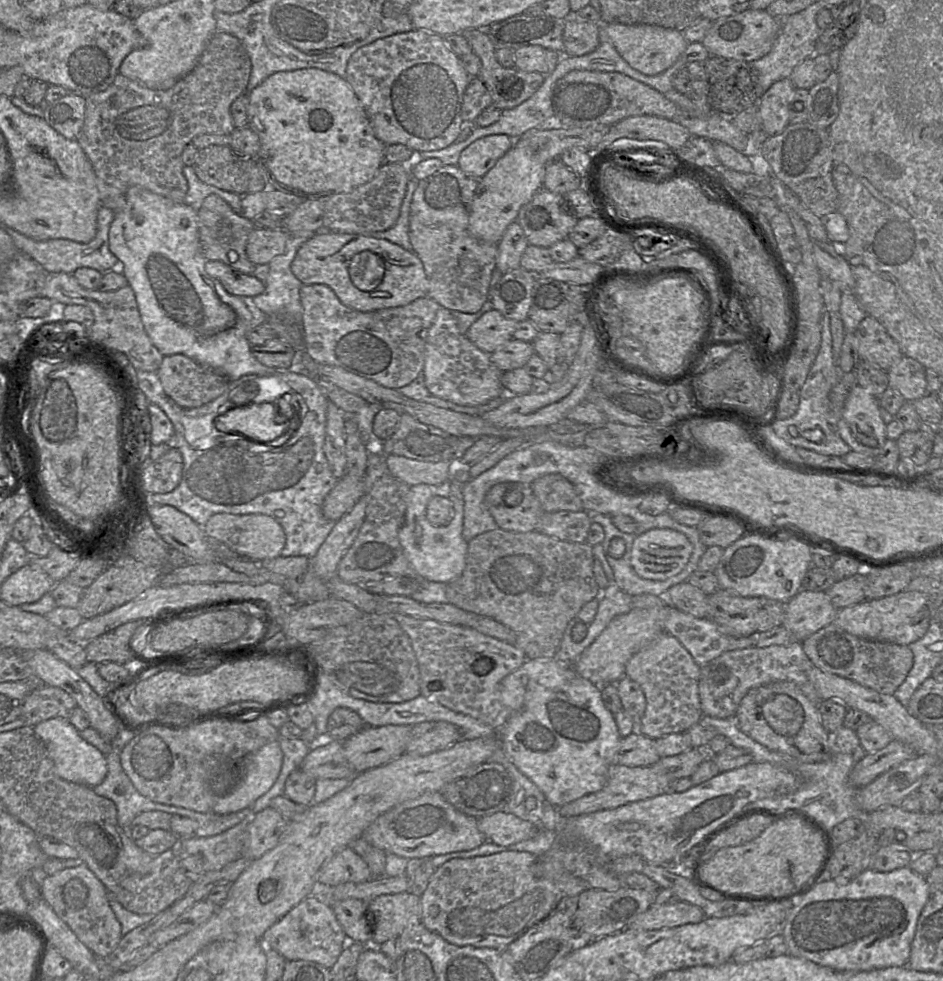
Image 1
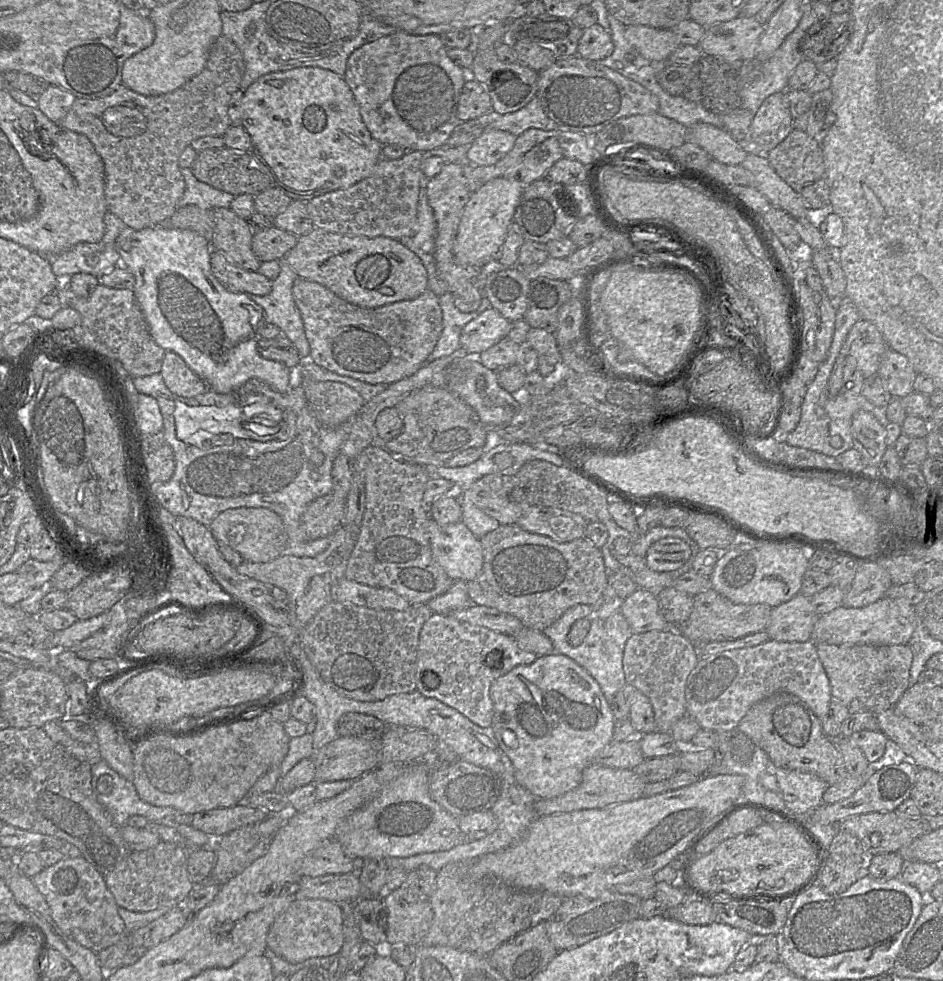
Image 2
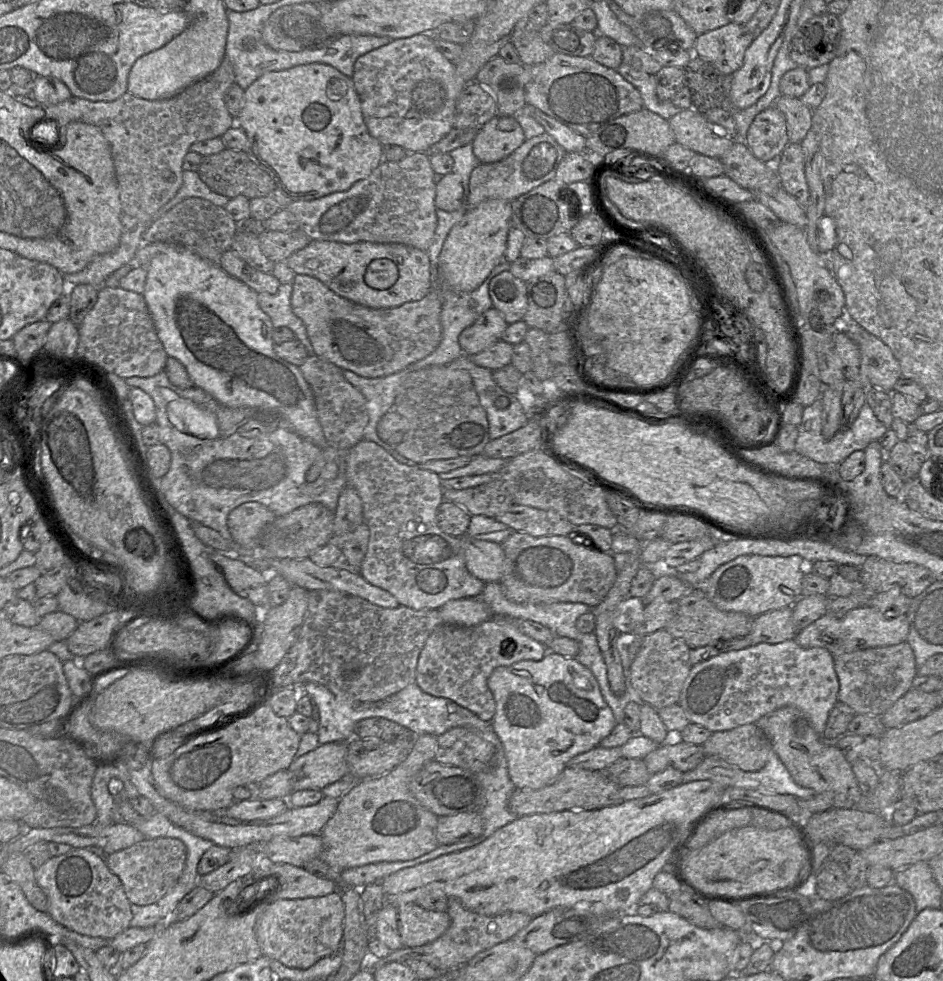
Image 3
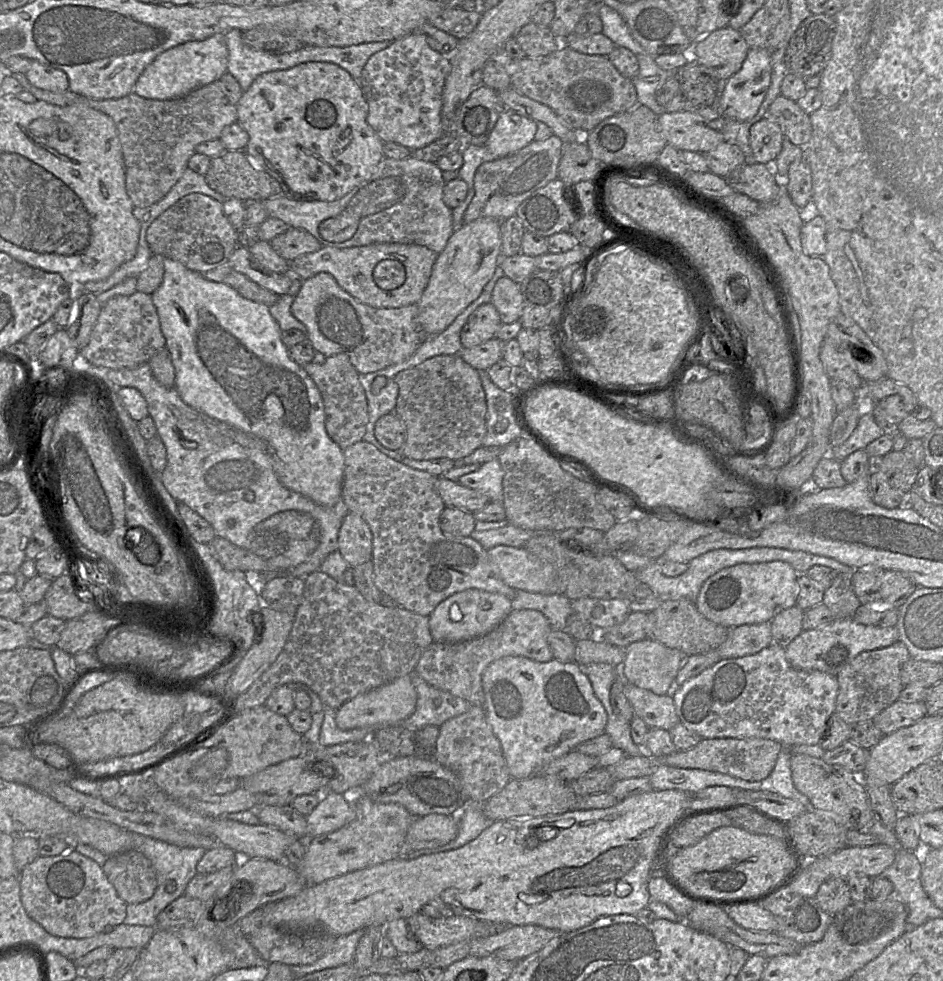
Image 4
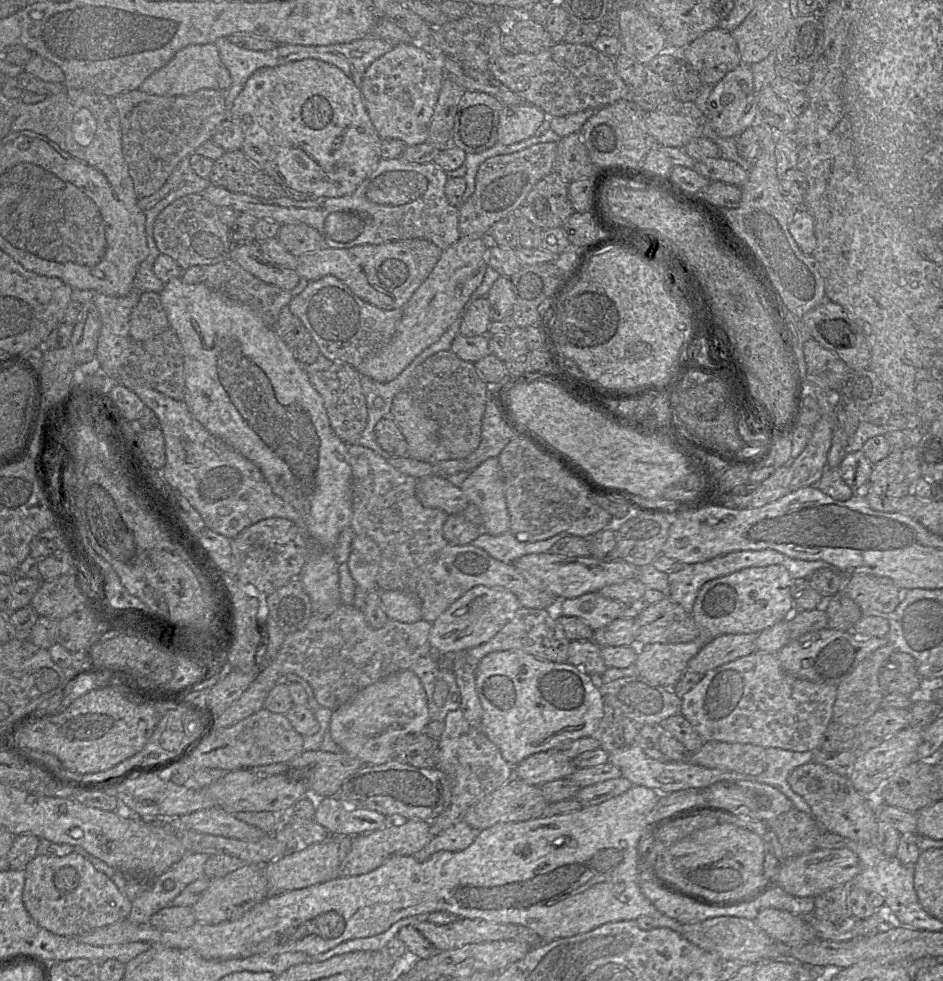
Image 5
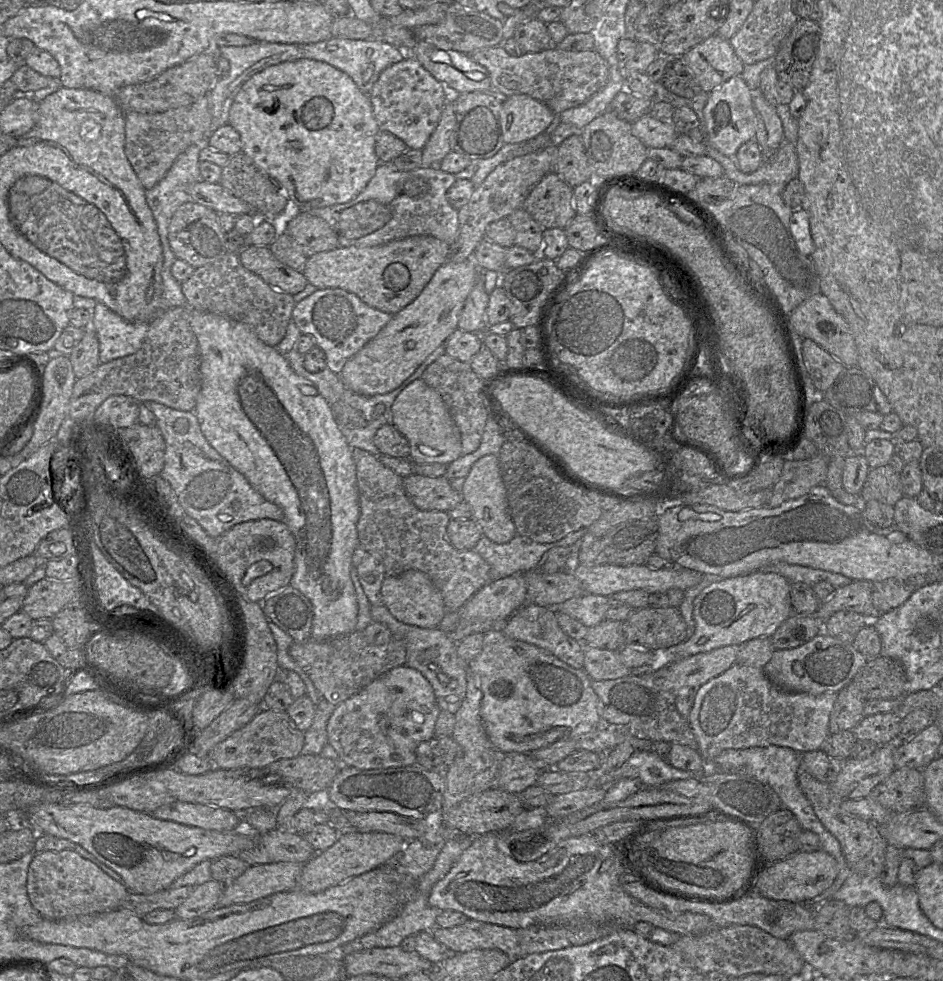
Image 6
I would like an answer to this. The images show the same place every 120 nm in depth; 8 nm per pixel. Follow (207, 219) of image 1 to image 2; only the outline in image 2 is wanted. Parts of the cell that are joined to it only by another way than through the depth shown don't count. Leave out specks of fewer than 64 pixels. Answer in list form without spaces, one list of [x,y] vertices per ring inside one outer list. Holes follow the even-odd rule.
[[[213,208],[211,212],[215,221],[212,250],[223,253],[240,268],[258,272],[261,262],[252,251],[254,233],[247,220],[230,208]]]

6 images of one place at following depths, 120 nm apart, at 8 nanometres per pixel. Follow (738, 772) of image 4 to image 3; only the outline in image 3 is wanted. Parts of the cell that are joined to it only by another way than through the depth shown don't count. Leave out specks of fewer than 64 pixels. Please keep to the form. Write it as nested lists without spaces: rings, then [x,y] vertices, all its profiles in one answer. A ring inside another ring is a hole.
[[[754,723],[738,726],[731,730],[712,732],[702,745],[705,756],[718,756],[729,764],[743,771],[755,772],[761,770],[772,754],[775,754],[769,739]]]

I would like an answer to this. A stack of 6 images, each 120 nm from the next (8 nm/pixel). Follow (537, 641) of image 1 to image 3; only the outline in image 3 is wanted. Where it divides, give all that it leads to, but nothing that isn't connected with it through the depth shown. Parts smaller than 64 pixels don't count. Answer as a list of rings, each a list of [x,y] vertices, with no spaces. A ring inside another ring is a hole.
[[[517,531],[501,545],[505,559],[499,583],[505,596],[516,603],[580,602],[594,608],[606,597],[617,577],[609,552],[577,544],[569,535],[536,537]]]

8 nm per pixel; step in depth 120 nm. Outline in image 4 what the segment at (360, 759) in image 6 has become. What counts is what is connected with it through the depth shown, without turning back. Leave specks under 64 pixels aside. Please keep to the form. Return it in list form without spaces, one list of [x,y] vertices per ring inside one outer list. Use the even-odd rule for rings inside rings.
[[[412,674],[405,675],[394,681],[357,695],[336,710],[336,724],[341,730],[371,728],[373,730],[399,726],[411,716],[416,708],[417,692],[412,683]]]

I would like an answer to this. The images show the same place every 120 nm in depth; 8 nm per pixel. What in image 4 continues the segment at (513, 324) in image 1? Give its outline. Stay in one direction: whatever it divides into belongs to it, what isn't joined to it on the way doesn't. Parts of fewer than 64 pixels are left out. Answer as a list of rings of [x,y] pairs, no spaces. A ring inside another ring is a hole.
[[[493,303],[482,304],[469,316],[462,327],[463,348],[472,348],[496,337],[501,325],[499,313]]]

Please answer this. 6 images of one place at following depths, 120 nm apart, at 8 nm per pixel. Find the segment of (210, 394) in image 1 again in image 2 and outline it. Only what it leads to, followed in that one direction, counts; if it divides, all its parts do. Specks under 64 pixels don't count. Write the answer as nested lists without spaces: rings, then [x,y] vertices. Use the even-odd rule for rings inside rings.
[[[165,351],[159,373],[167,388],[177,396],[192,398],[209,390],[207,383],[173,351]]]

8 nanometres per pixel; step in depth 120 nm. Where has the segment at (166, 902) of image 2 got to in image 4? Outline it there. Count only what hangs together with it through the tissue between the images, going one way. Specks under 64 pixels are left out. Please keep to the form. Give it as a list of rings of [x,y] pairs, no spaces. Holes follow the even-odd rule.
[[[137,850],[109,856],[102,870],[118,896],[127,904],[150,899],[157,888],[153,864]]]

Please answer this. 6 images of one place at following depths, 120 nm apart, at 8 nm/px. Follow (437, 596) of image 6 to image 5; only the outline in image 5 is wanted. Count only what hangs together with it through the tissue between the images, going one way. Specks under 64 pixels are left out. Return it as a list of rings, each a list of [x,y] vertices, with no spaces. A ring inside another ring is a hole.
[[[403,590],[380,591],[380,601],[391,620],[414,623],[422,619],[420,601],[411,592]]]

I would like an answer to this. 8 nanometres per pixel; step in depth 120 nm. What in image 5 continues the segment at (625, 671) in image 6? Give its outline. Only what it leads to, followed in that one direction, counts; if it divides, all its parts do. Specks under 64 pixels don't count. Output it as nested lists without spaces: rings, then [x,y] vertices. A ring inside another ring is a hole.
[[[592,639],[572,640],[569,643],[568,663],[598,679],[608,668],[601,656],[601,648]]]

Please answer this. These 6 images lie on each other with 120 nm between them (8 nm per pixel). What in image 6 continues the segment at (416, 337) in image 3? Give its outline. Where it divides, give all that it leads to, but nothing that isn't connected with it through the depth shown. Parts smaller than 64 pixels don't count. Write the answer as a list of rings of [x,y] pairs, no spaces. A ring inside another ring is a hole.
[[[340,288],[317,289],[295,304],[292,321],[302,334],[310,335],[326,355],[327,368],[339,374],[345,363],[373,339],[393,315],[373,308],[354,293]]]

